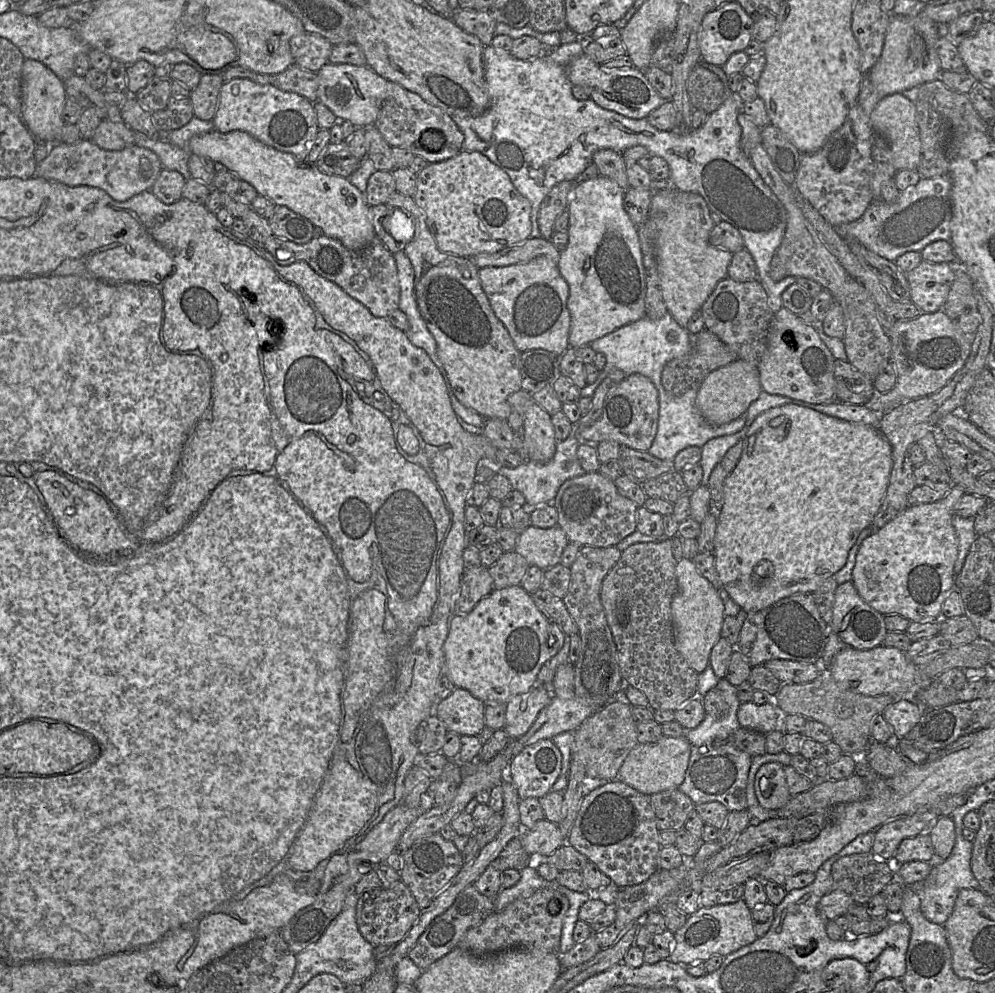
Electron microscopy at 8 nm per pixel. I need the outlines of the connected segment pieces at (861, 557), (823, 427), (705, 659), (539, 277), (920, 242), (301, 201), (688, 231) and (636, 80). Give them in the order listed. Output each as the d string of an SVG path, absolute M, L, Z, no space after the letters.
M953 486L941 500L909 505L861 543L852 571L860 597L882 615L900 615L911 622L940 620L944 600L955 588L958 537L953 525L955 506L965 491Z
M785 404L771 408L758 415L743 439L740 459L724 483L724 504L714 538L715 565L722 589L747 613L763 610L777 601L799 593L812 594L825 580L842 569L850 549L860 532L869 527L878 513L885 497L893 467L892 447L878 429L828 416L811 408Z
M682 558L678 561L675 575L677 590L671 603L674 646L689 667L700 674L709 665L711 650L721 637L724 603L719 590L698 572L692 560Z
M538 256L528 263L479 269L479 281L489 304L507 329L518 351L544 349L562 355L569 348L570 314L567 309L568 285L561 276L558 263L546 256Z
M947 176L921 178L916 185L901 191L896 202L873 201L858 220L840 226L837 232L890 261L895 261L906 252L921 252L935 241L950 241L953 215L951 187Z
M212 130L195 135L189 141L188 151L223 164L252 185L260 196L305 217L326 236L337 239L349 250L363 250L376 238L365 194L347 178L327 175L315 163L299 161L291 153L279 151L239 130L228 133Z
M671 184L652 191L649 218L656 226L656 260L663 300L670 315L686 328L689 319L701 309L718 282L728 277L733 254L711 243L711 231L715 224L706 201L697 193L680 191Z
M582 54L570 61L566 73L572 85L581 86L589 94L589 98L600 107L629 118L646 118L651 111L666 101L648 82L643 72L635 67L608 70Z

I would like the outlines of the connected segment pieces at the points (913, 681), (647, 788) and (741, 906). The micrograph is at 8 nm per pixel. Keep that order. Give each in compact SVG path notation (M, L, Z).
M884 645L868 650L845 646L834 658L830 666L830 672L832 679L841 689L865 696L891 695L910 701L915 701L915 694L928 688L934 680L927 678L921 672L921 669L907 658L904 652Z
M662 736L655 743L637 744L623 762L617 780L646 796L678 788L685 778L690 755L691 746L685 736Z
M743 899L735 903L701 907L687 917L684 925L674 933L674 944L669 961L681 965L704 962L712 956L724 956L751 944L755 934L752 914Z

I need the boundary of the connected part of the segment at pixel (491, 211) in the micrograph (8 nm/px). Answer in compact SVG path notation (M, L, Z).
M462 149L445 161L429 163L417 174L417 189L413 199L425 215L437 247L447 254L464 258L492 254L530 238L530 202L515 189L509 176L502 169L478 151Z

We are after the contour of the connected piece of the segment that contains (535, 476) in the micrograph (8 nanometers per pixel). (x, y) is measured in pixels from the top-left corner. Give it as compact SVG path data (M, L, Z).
M574 426L571 435L564 441L557 443L555 454L550 461L540 463L530 460L515 468L501 467L497 473L508 478L514 489L520 491L524 495L526 505L529 509L537 506L553 505L554 498L560 486L566 480L582 476L586 473L577 458L577 449L579 445L576 439L576 428Z

